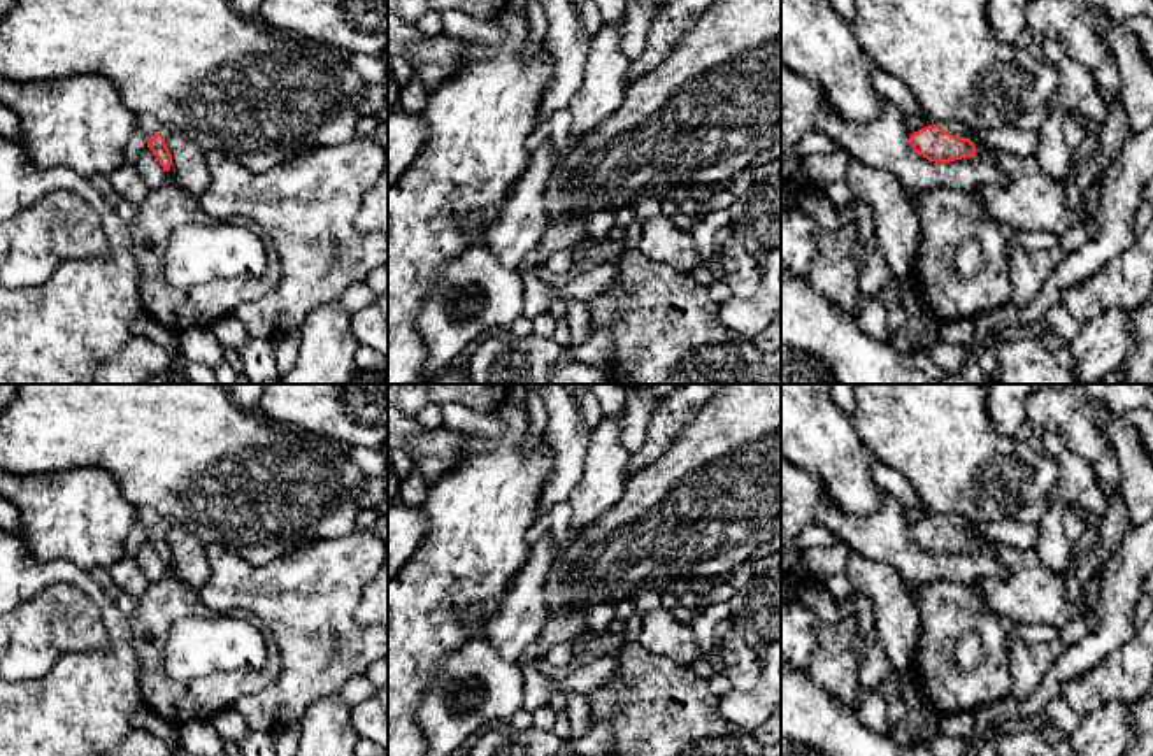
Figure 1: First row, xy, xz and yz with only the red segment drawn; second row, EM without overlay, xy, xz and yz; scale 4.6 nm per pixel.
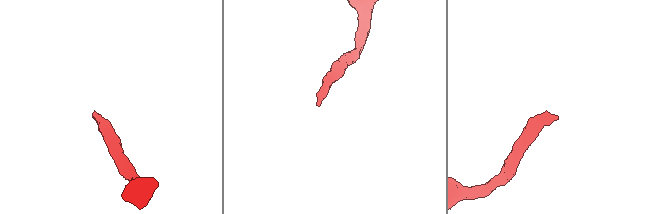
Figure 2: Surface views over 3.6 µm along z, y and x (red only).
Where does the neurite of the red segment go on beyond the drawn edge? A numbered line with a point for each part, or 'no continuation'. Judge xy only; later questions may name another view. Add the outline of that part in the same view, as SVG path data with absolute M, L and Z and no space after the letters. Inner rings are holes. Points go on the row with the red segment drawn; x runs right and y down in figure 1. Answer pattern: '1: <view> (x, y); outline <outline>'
1: xy (146, 123); outline M149 112L137 114L137 130L140 130L146 137L161 133L161 123Z

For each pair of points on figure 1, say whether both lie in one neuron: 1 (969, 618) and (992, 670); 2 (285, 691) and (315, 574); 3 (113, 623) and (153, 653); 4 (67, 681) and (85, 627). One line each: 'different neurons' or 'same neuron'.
1: same neuron
2: same neuron
3: different neurons
4: different neurons

